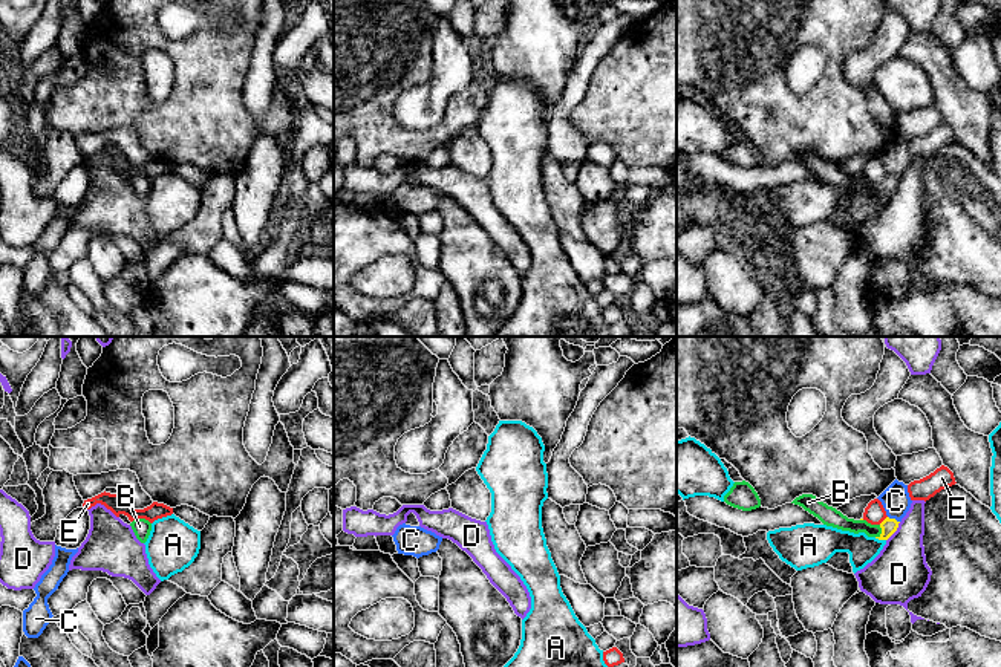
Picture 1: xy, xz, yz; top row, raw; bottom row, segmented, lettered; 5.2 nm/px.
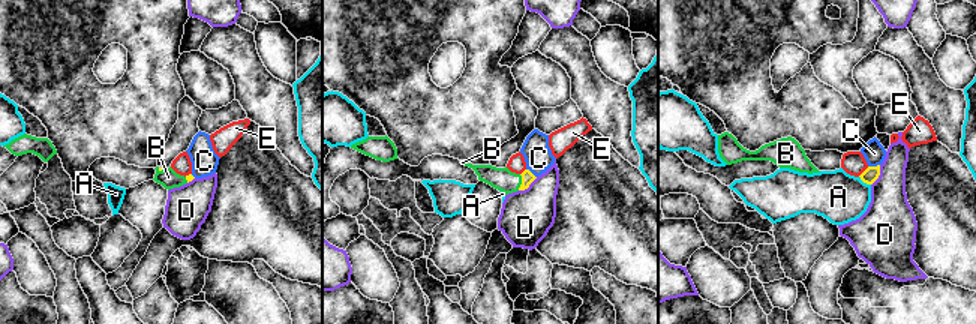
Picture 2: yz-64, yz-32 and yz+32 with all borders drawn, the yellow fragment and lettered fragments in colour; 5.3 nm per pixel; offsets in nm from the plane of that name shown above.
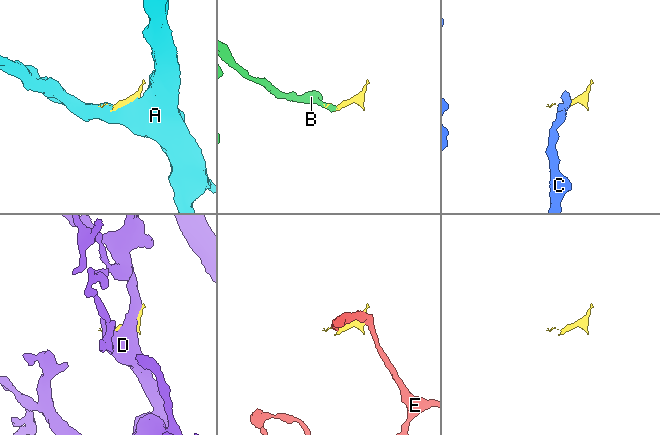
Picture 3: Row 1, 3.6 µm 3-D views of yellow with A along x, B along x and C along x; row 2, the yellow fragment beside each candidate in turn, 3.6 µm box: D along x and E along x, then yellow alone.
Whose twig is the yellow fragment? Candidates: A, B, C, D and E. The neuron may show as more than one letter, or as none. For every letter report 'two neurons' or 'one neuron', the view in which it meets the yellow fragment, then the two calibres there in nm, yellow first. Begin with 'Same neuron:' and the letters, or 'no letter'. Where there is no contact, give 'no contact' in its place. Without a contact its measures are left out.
Same neuron: B
A: two neurons; meets yellow in yz; 80 nm thick on the yellow side, 150 nm on the other
B: one neuron; meets yellow in yz; 80 nm thick on the yellow side, 90 nm on the other
C: two neurons; meets yellow in yz; 80 nm thick on the yellow side, 150 nm on the other
D: two neurons; meets yellow in yz; 80 nm thick on the yellow side, 300 nm on the other
E: two neurons; meets yellow in yz; 80 nm thick on the yellow side, 110 nm on the other

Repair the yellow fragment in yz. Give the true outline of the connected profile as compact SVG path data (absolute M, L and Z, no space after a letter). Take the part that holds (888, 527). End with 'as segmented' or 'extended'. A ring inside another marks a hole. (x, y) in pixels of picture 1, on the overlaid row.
M802 494L796 497L791 503L802 506L827 526L849 531L854 534L865 532L868 537L875 537L879 540L888 540L897 531L900 523L895 519L889 517L886 517L880 525L871 525L866 520L848 519L836 508L820 502L813 494Z; extended

